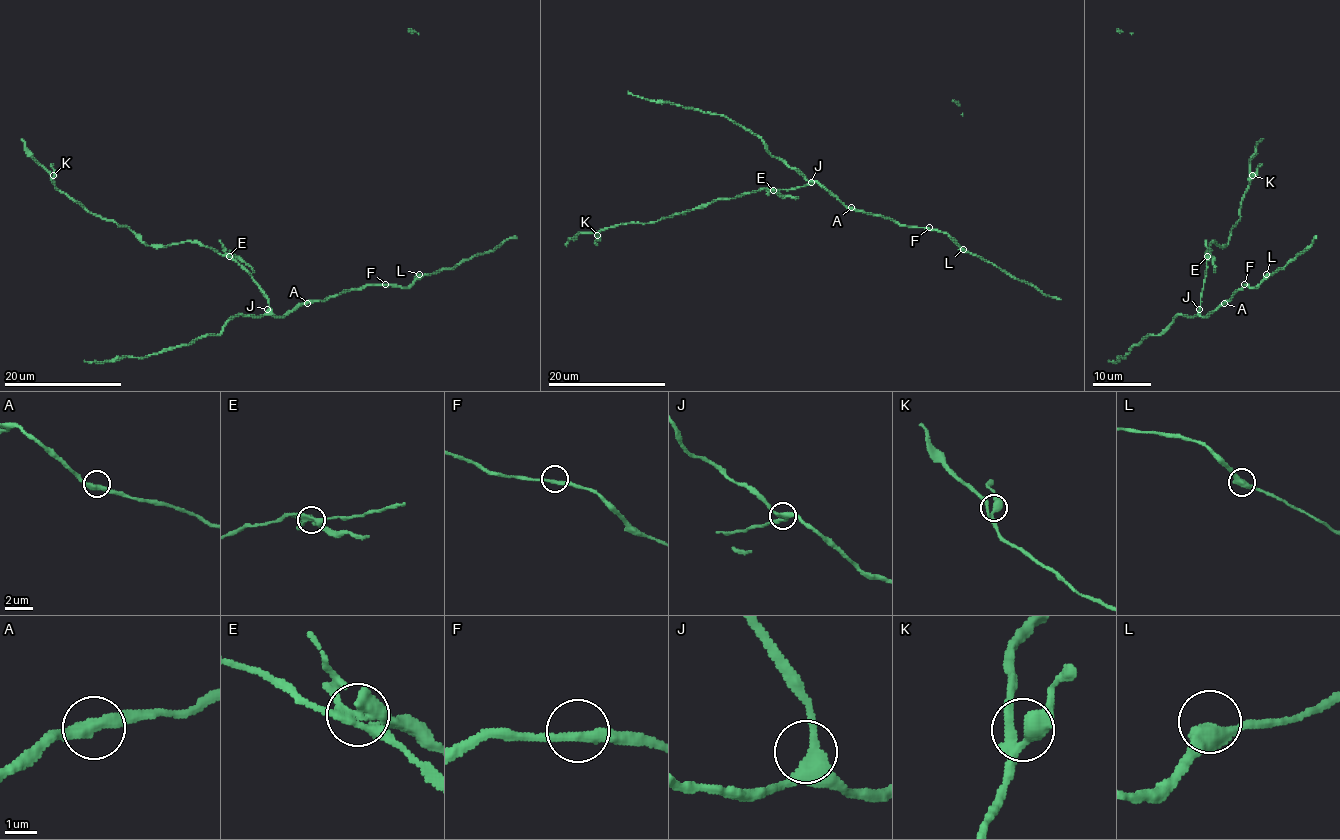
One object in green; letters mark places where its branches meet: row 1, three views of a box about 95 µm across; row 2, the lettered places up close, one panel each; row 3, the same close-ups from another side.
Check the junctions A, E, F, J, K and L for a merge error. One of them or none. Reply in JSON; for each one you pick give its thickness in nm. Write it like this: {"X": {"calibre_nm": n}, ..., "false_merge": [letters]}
{"E": {"calibre_nm": 380}, "false_merge": ["E"]}

